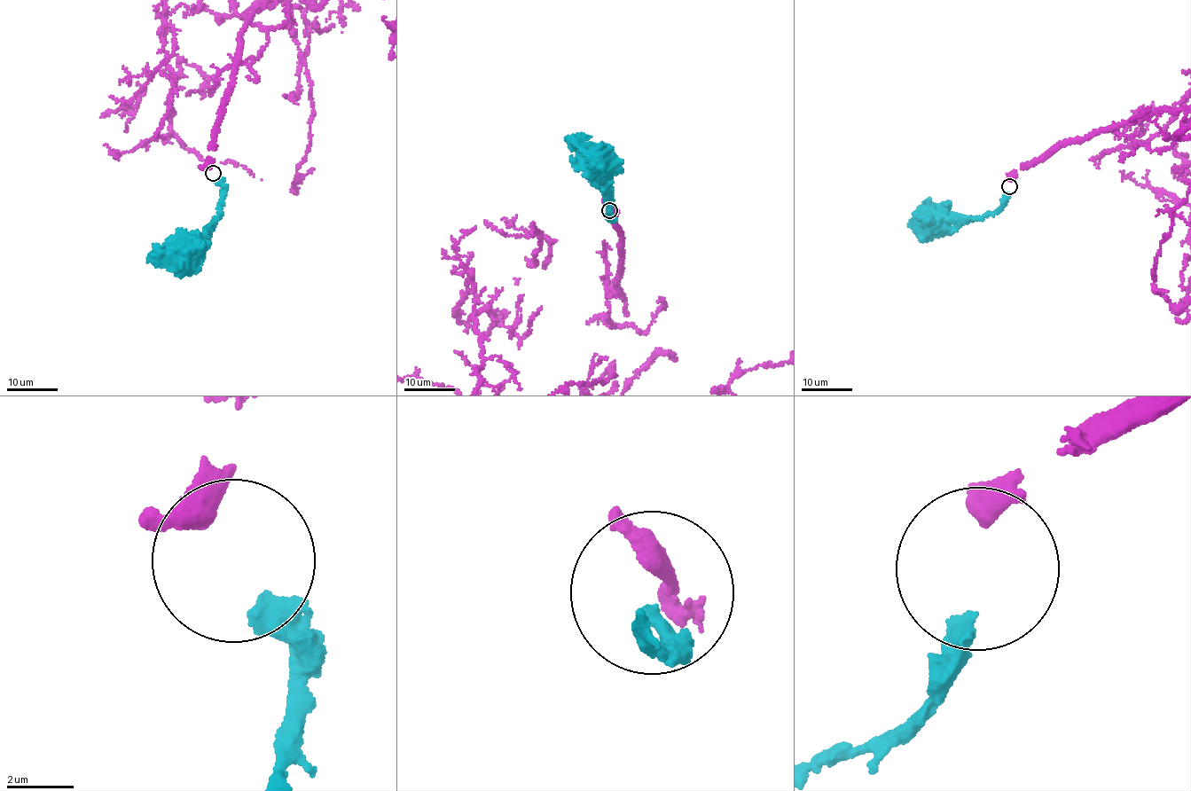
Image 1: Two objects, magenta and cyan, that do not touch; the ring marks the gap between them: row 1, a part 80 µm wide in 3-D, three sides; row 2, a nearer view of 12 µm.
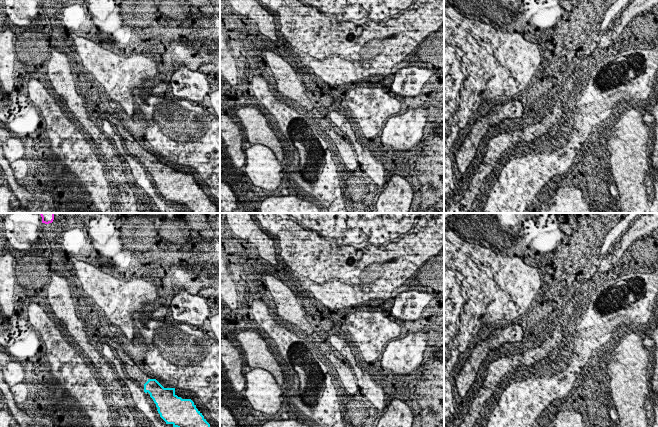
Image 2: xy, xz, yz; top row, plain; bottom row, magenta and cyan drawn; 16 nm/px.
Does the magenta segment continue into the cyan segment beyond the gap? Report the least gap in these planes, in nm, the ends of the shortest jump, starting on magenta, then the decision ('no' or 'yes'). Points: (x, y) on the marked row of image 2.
gap 2950 nm; span xy (51, 222), (148, 379); yes

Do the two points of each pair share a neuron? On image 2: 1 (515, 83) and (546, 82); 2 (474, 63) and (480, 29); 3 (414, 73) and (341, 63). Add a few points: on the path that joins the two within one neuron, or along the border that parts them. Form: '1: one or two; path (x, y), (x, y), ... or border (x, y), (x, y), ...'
1: one; path (523, 83), (538, 83)
2: two; border (457, 13), (462, 24), (470, 33)
3: two; border (407, 65), (403, 66), (391, 80)

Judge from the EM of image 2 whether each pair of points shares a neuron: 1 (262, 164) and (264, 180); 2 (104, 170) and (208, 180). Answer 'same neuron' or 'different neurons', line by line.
1: different neurons
2: different neurons

